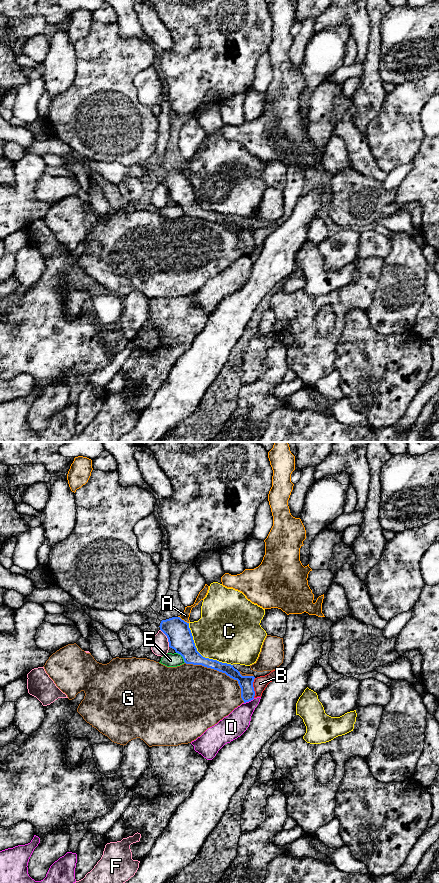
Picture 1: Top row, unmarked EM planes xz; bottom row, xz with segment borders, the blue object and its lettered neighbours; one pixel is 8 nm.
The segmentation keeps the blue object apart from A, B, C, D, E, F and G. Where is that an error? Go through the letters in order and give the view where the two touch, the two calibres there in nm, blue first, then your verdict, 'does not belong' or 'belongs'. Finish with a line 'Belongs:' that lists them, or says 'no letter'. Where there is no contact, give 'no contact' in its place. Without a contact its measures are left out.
A: meets blue in xz; 200 nm thick on the blue side, 70 nm on the other; does not belong
B: meets blue in xz; 110 nm thick on the blue side, 110 nm on the other; does not belong
C: meets blue in xz; 200 nm thick on the blue side, 440 nm on the other; does not belong
D: meets blue in xz; 110 nm thick on the blue side, 190 nm on the other; does not belong
E: meets blue in xz; 200 nm thick on the blue side, 110 nm on the other; does not belong
F: meets blue in xz; 200 nm thick on the blue side, 140 nm on the other; does not belong
G: meets blue in xz; 110 nm thick on the blue side, 480 nm on the other; does not belong
Belongs: no letter

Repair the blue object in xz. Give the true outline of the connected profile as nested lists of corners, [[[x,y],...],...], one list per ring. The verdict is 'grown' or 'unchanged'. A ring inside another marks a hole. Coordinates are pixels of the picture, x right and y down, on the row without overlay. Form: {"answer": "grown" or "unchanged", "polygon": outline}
{"answer": "unchanged", "polygon": [[[180,169],[162,172],[160,182],[167,188],[169,199],[180,206],[186,216],[202,217],[207,220],[225,225],[230,230],[237,232],[241,240],[241,250],[244,255],[254,251],[254,228],[242,228],[231,216],[203,209],[195,198],[189,175]]]}

